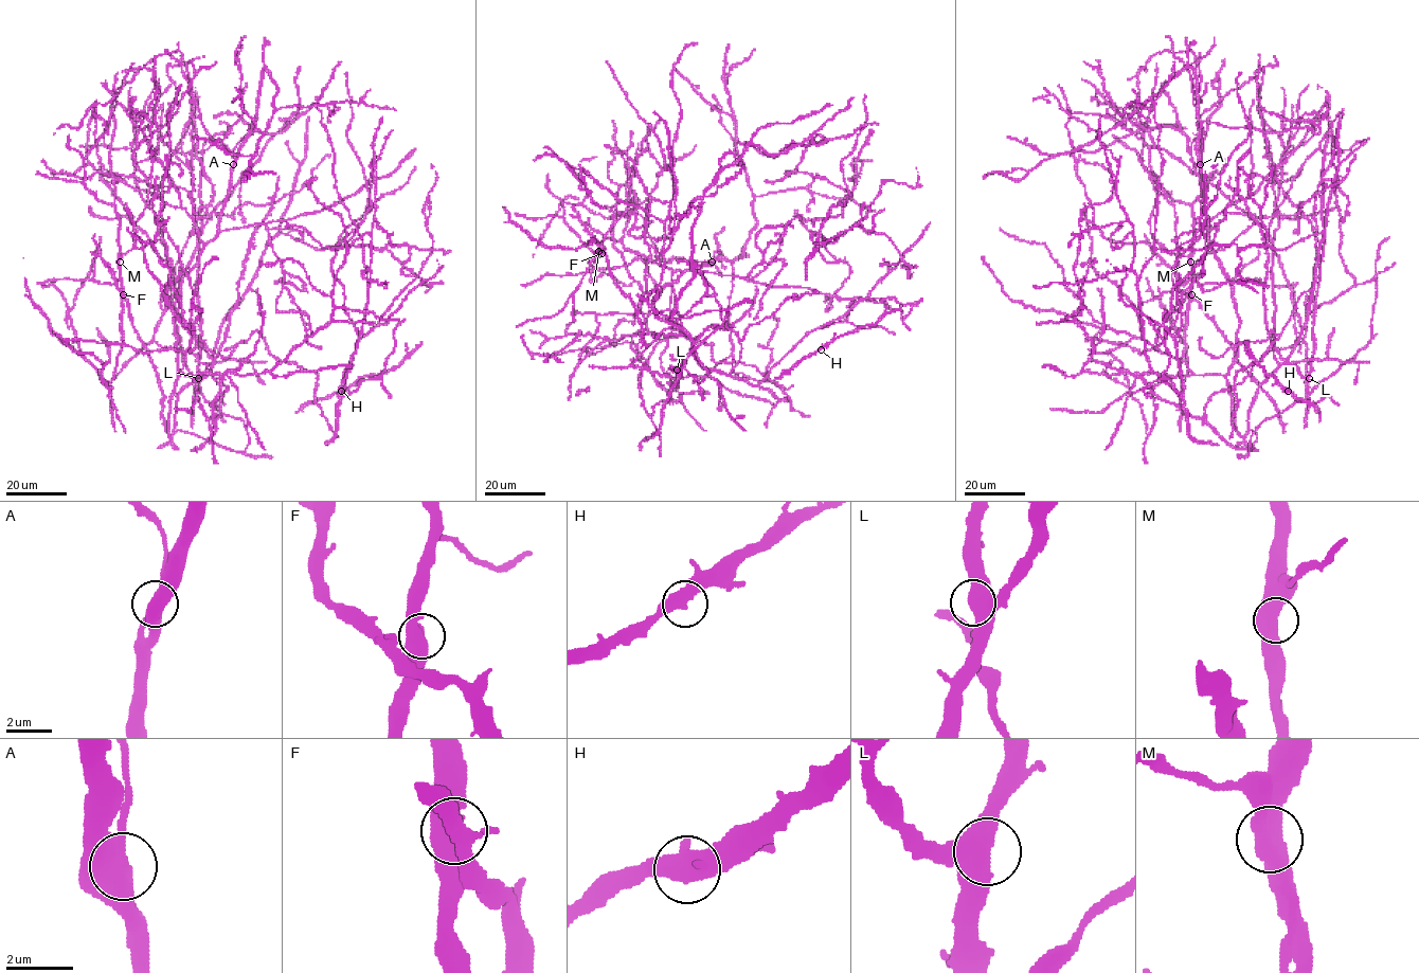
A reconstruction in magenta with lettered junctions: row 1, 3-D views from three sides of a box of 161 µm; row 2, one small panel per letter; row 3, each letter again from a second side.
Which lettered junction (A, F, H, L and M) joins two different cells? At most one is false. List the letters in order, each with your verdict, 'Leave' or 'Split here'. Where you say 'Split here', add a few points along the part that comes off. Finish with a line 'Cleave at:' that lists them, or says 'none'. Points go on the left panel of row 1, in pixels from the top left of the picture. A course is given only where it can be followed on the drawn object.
A: Leave
F: Leave
H: Leave
L: Leave
M: Leave
Cleave at: none

